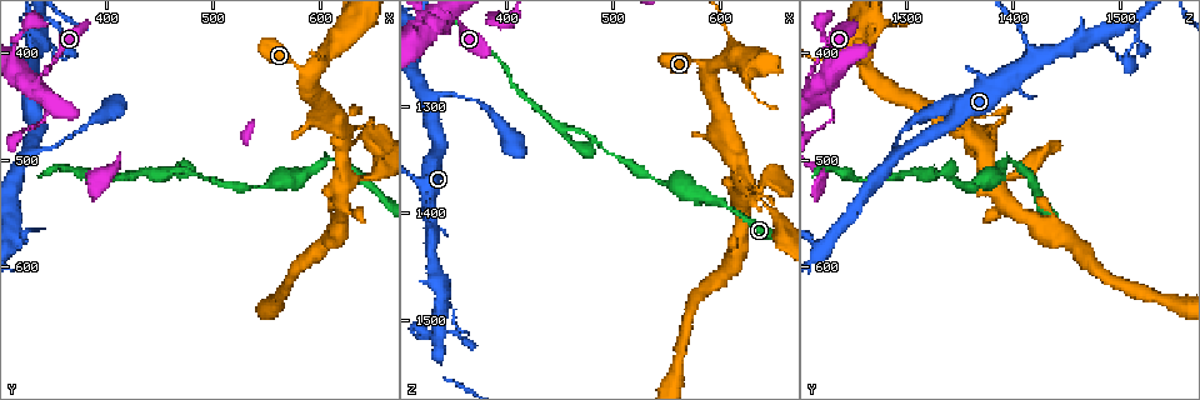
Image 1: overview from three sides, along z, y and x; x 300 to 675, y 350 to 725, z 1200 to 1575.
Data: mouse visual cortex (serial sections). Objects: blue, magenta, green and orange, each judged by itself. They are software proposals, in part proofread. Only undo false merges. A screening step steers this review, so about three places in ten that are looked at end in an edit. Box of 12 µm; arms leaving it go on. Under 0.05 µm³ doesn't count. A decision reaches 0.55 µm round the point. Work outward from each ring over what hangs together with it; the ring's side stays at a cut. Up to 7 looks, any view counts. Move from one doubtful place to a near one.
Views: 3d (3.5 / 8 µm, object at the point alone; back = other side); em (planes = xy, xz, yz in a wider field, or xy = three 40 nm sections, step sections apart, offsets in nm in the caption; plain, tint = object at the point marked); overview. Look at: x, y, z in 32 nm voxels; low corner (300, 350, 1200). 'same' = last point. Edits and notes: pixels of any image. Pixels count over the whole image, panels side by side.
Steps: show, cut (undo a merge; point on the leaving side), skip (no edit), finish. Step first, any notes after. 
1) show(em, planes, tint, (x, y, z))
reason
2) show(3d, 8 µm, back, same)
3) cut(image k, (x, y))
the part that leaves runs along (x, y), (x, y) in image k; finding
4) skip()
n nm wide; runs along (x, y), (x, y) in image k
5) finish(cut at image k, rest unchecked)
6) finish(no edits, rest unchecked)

show(3d, 3.5 µm, (596, 410, 1260))

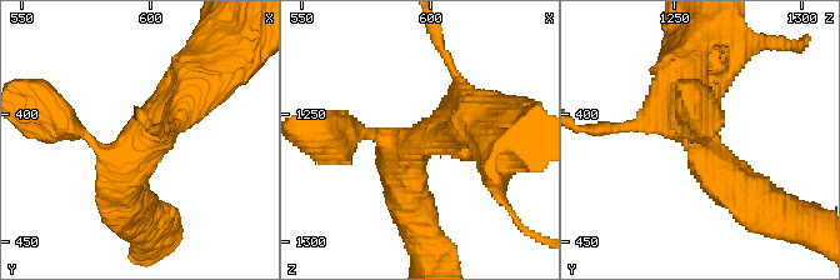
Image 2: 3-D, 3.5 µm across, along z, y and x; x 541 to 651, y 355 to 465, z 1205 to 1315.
show(em, xy, step 2, tint, (594, 412, 1260))
3 arms; arms of 250, 500, 500 nm; need the tissue

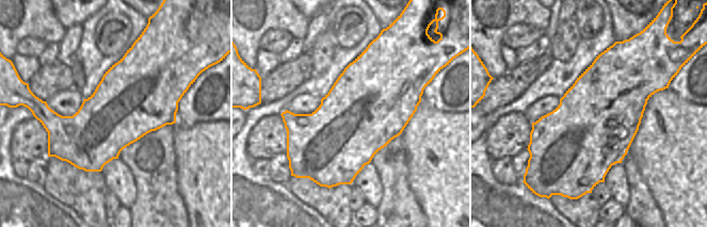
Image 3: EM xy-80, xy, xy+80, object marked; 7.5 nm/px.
skip()
all the same cell

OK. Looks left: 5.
show(3d, 8 µm, back, (490, 514, 1338))
a fork

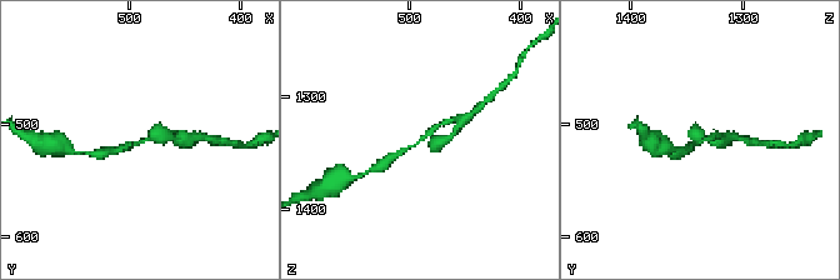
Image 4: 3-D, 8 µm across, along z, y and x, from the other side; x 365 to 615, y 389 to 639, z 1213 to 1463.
show(em, xy, step 2, tint, (486, 516, 1336))

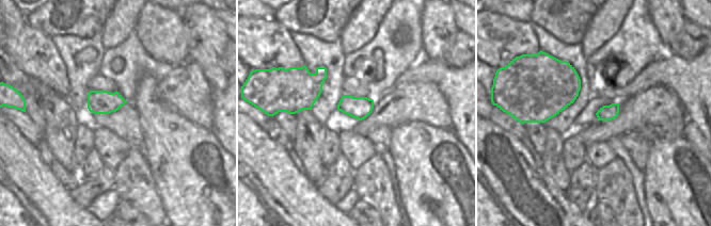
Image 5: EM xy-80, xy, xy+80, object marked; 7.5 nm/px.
skip()
runs along (395, 155), (436, 125), (454, 119) in image 4; continuous, no second cell

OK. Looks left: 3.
show(3d, 8 µm, (630, 518, 1384))
three arms meet

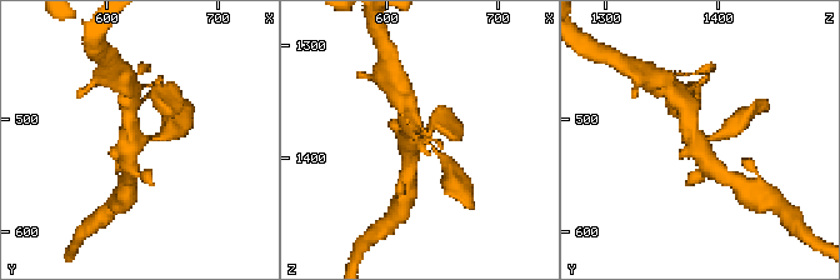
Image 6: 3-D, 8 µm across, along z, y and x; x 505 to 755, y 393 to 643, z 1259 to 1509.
show(3d, 3.5 µm, (628, 516, 1384))
zoom in

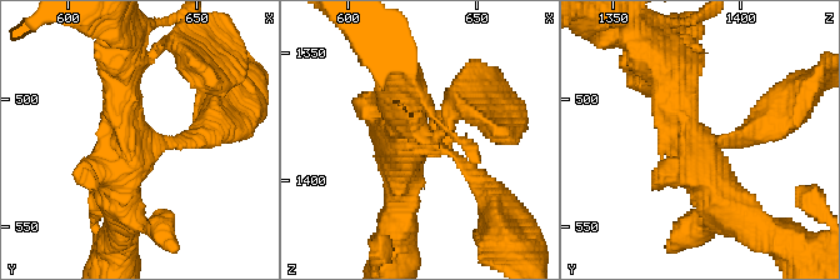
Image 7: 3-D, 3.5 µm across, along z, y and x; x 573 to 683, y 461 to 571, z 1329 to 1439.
show(em, planes, tint, (629, 516, 1384))

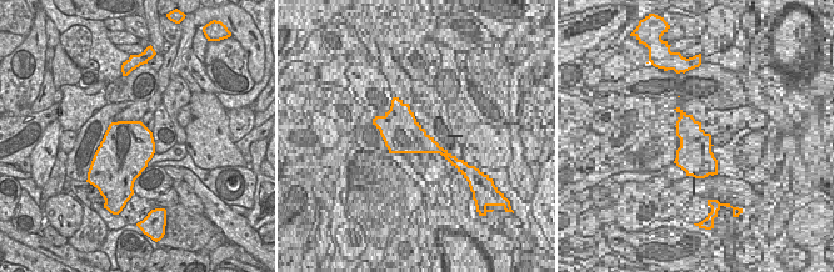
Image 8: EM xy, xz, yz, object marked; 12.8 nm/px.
skip()
runs along (665, 70), (700, 170), (743, 215) in image 7; continuous, no second cell

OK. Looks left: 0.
finish(no edits, rest unchecked)

